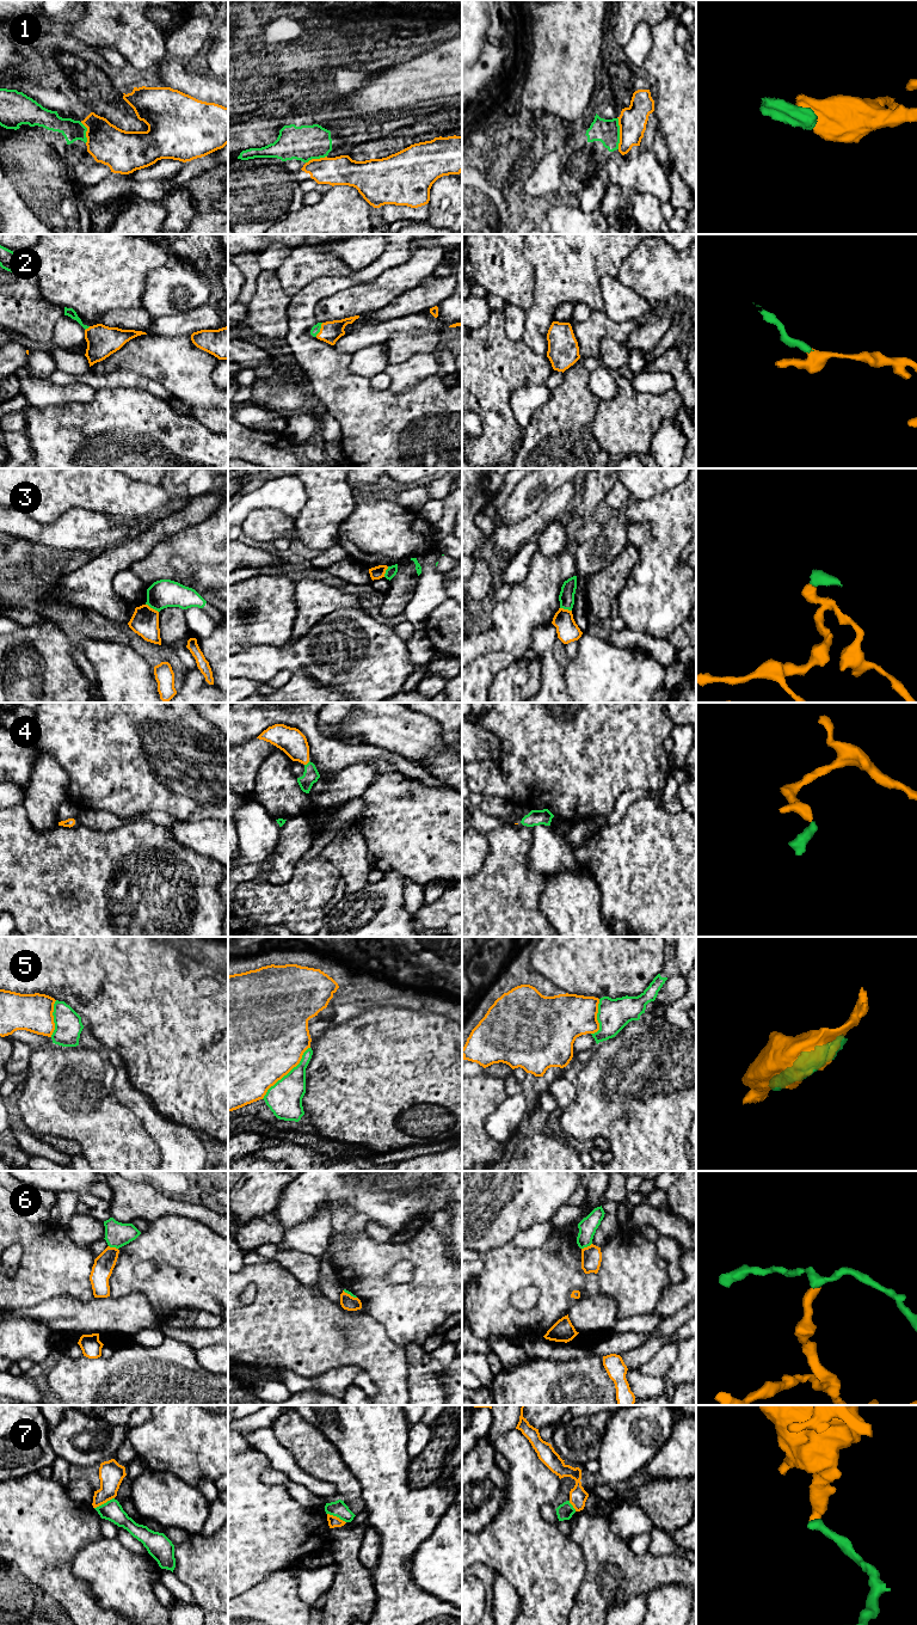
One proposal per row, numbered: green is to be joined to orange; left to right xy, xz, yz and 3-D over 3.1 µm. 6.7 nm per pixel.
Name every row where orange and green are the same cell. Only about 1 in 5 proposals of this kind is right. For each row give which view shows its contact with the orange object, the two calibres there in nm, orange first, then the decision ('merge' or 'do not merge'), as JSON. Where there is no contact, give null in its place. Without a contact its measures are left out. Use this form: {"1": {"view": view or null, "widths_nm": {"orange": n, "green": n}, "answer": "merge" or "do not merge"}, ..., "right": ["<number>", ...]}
{"1": {"view": "yz", "widths_nm": {"orange": 190, "green": 160}, "answer": "do not merge"}, "2": {"view": "xz", "widths_nm": {"orange": 140, "green": 60}, "answer": "merge"}, "3": {"view": "xy", "widths_nm": {"orange": 190, "green": 190}, "answer": "do not merge"}, "4": {"view": "xz", "widths_nm": {"orange": 180, "green": 110}, "answer": "merge"}, "5": {"view": "xz", "widths_nm": {"orange": 500, "green": 240}, "answer": "do not merge"}, "6": {"view": "yz", "widths_nm": {"orange": 140, "green": 120}, "answer": "do not merge"}, "7": {"view": "xy", "widths_nm": {"orange": 170, "green": 140}, "answer": "do not merge"}, "right": ["2", "4"]}

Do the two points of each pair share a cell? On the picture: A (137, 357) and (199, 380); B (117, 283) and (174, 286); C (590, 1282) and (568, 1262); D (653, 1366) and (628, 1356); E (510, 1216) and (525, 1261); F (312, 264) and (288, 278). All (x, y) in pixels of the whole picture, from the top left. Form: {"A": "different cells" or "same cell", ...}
{"A": "same cell", "B": "different cells", "C": "same cell", "D": "different cells", "E": "different cells", "F": "same cell"}

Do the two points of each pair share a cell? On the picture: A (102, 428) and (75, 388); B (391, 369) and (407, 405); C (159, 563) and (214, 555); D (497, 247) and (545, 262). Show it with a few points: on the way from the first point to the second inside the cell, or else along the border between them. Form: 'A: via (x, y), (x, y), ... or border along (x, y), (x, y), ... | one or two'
A: border along (96, 390), (87, 402), (57, 408) | two
B: border along (426, 379), (401, 392), (387, 392) | two
C: via (172, 551), (201, 551) | one
D: border along (523, 246), (523, 256), (533, 269), (534, 282) | two

